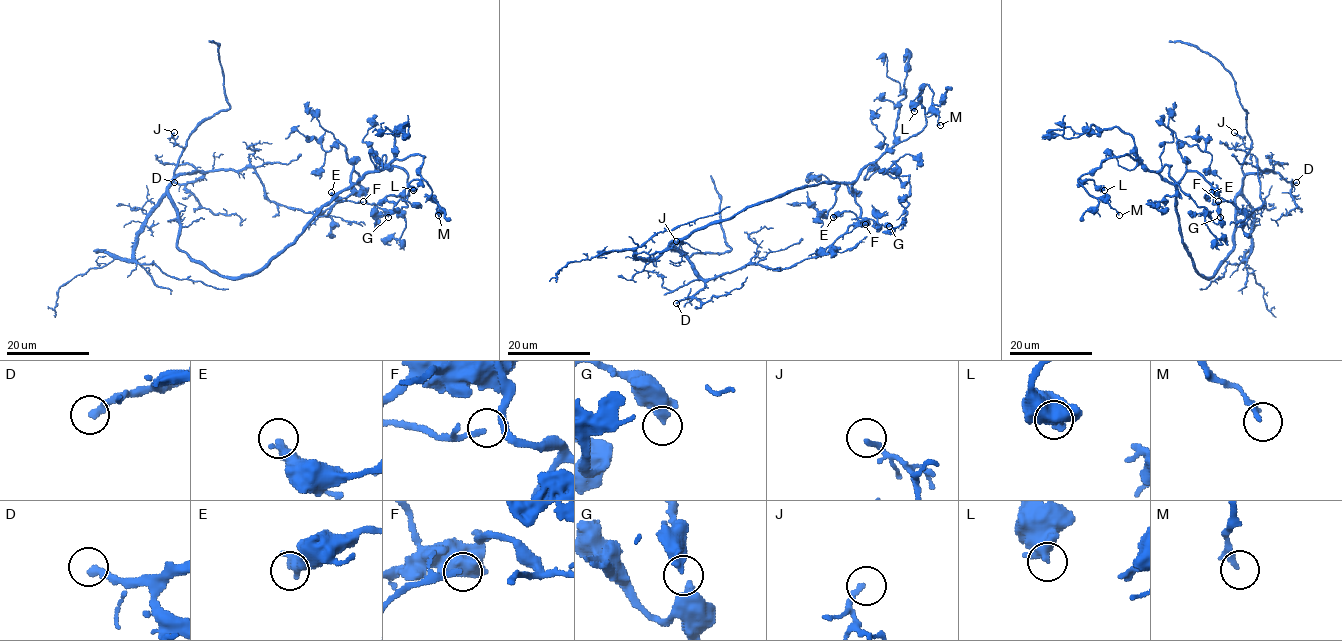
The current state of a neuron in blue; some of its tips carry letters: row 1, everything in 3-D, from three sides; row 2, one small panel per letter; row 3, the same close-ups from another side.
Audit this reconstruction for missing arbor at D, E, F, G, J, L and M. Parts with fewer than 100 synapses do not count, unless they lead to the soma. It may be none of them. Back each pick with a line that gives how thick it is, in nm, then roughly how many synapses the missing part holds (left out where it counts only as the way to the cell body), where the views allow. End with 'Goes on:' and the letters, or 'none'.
Goes on: none

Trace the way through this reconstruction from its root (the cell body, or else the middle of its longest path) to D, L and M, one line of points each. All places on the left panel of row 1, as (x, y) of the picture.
D: (288, 206), (276, 204), (268, 198), (264, 184), (253, 167), (208, 170), (194, 181), (183, 184), (174, 182)
L: (288, 206), (330, 209), (360, 190), (354, 171), (356, 183), (421, 155), (413, 190)
M: (288, 206), (330, 209), (360, 190), (354, 171), (356, 183), (421, 155), (419, 172), (438, 215)

